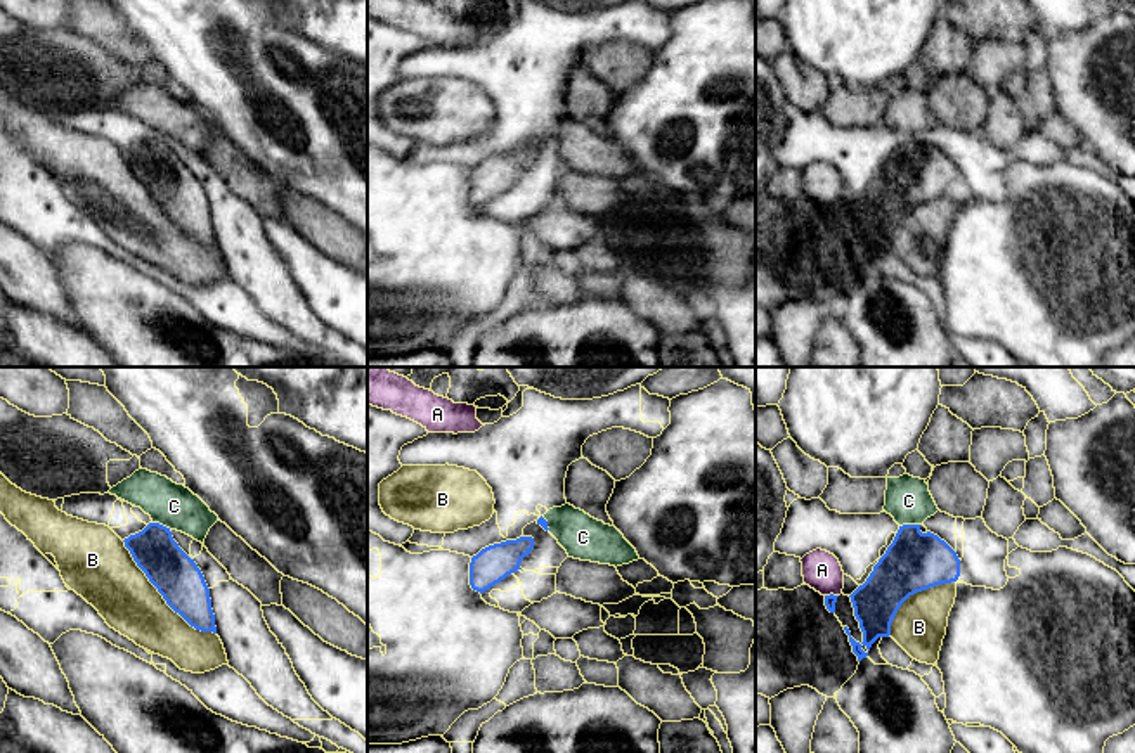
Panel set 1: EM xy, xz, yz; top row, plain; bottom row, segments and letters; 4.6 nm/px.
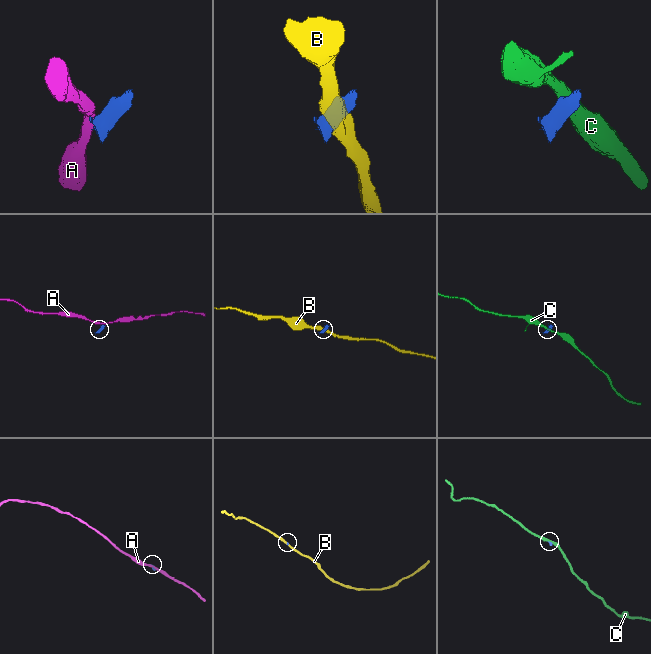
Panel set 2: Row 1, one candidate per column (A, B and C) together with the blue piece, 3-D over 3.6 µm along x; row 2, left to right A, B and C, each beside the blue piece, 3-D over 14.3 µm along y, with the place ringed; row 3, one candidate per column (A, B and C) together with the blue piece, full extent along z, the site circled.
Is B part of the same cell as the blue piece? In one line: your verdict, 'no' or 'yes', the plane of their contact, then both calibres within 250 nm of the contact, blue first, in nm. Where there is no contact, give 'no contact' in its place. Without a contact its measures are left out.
no; meets blue in xy; 220 nm thick on the blue side, 280 nm on the other

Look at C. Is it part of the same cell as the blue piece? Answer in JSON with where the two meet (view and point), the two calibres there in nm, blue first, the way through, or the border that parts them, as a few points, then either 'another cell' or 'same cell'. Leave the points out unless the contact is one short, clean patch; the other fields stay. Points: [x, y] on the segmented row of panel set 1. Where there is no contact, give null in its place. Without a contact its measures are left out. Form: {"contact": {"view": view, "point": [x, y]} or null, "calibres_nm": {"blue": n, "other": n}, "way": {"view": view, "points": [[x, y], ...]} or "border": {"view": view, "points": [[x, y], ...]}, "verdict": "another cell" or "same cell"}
{"contact": {"view": "yz", "point": [908, 525]}, "calibres_nm": {"blue": 280, "other": 220}, "border": {"view": "yz", "points": [[919, 523], [903, 523], [900, 527]]}, "verdict": "another cell"}

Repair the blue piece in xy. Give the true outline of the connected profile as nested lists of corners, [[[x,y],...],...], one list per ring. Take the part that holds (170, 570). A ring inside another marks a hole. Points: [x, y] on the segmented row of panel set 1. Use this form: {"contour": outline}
{"contour": [[[149,523],[123,542],[137,566],[175,613],[196,630],[217,634],[204,576],[194,559],[173,540],[170,528]]]}

